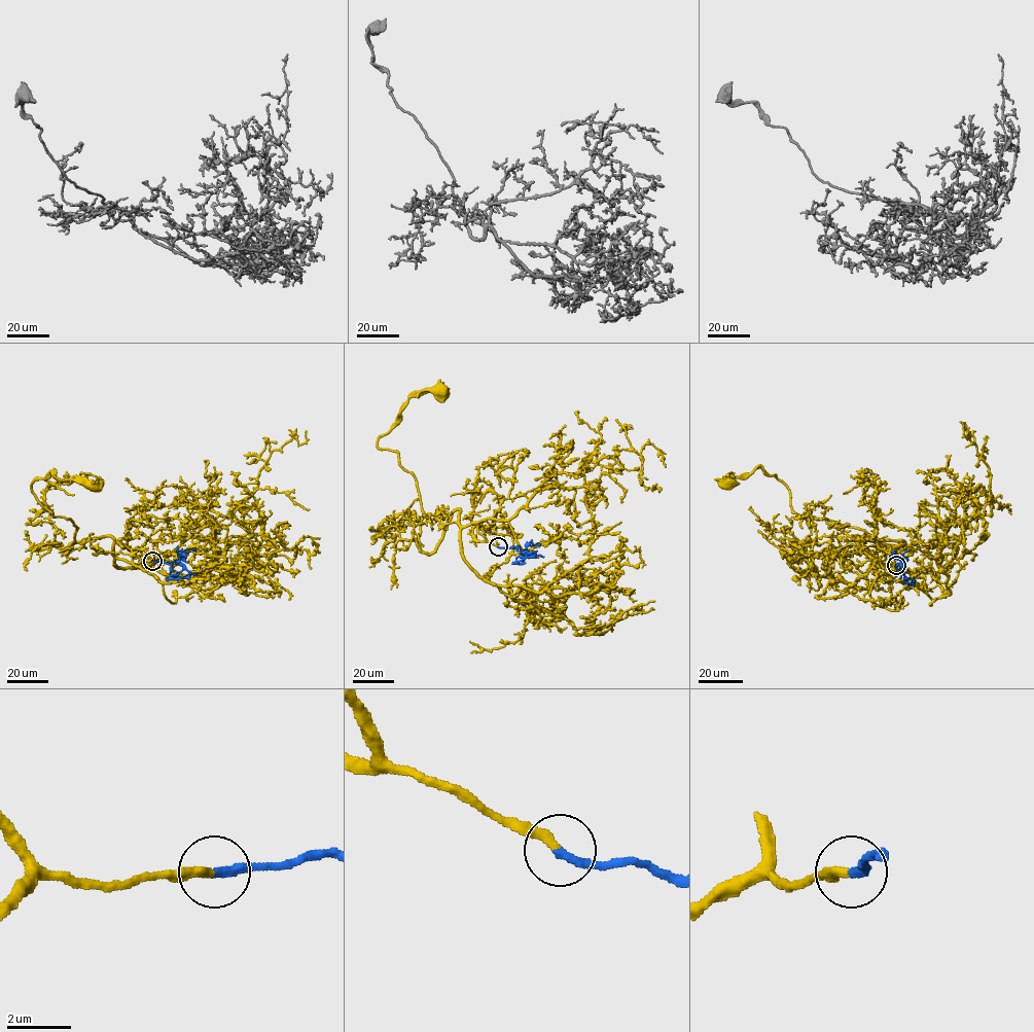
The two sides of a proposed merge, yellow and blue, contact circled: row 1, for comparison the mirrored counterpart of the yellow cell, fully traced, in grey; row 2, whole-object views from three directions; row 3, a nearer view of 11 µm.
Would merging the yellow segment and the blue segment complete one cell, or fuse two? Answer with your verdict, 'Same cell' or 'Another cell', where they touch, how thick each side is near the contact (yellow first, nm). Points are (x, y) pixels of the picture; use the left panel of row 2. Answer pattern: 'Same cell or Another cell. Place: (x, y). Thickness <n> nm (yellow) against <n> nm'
Same cell. Place: (152, 561). Thickness 300 nm (yellow) against 280 nm

